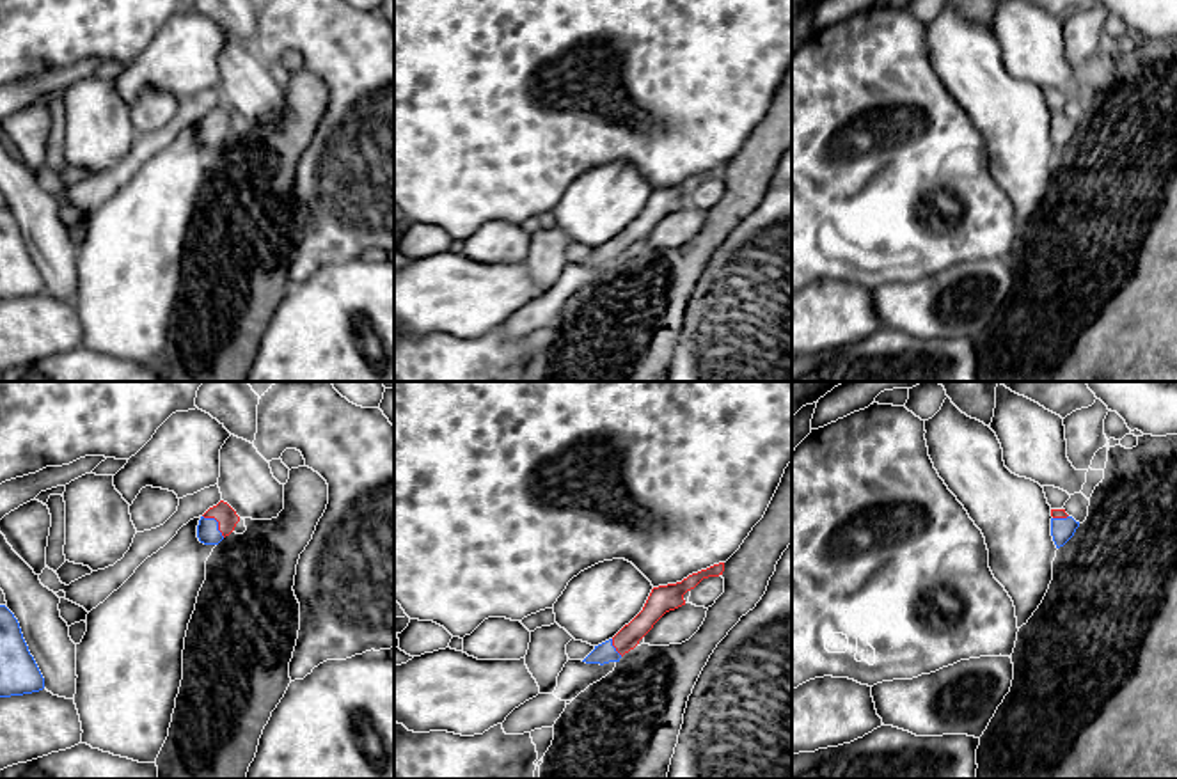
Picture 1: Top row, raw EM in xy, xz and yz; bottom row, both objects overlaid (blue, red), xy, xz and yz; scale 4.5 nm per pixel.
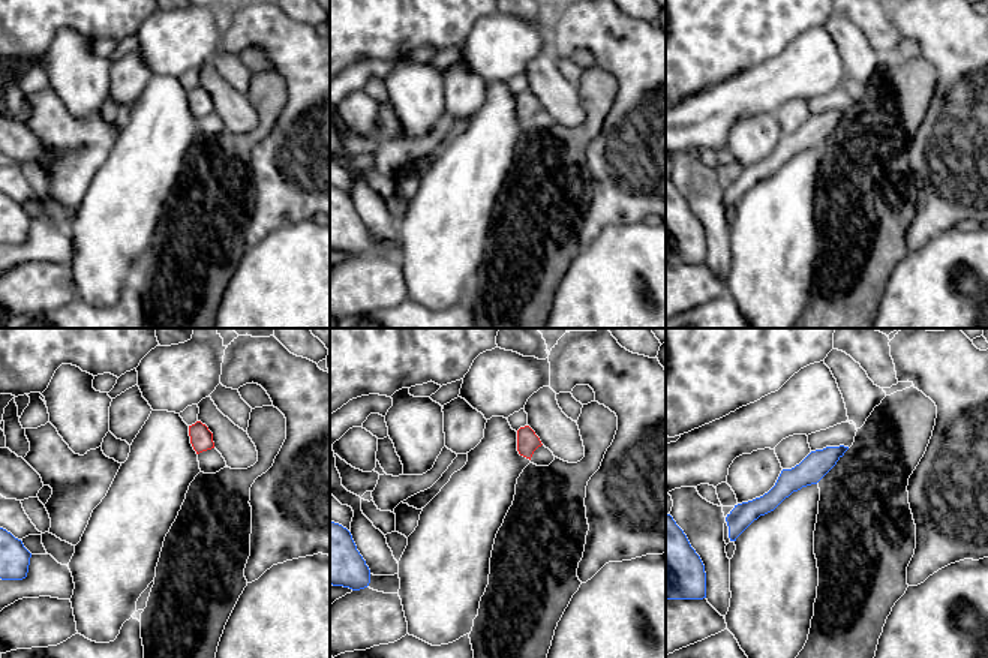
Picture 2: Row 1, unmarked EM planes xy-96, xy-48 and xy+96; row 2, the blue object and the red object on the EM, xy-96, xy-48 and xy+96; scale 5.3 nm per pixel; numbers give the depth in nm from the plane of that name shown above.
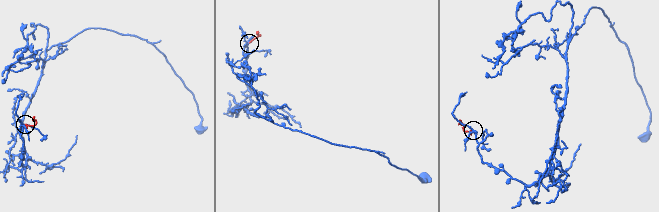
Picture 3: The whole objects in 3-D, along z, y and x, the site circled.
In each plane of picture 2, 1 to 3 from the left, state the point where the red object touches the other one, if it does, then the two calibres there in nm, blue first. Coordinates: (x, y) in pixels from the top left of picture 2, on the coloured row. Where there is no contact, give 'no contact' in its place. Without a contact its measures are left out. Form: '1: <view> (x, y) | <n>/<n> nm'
1: no contact
2: no contact
3: no contact

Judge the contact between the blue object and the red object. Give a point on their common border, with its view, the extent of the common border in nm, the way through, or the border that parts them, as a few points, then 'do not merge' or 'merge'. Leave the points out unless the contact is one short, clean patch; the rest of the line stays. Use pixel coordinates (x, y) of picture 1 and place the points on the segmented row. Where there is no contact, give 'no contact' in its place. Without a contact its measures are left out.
meets blue in xy at (217, 522); contact 140 nm long; runs through xy (208, 533), (217, 522), (226, 517); merge

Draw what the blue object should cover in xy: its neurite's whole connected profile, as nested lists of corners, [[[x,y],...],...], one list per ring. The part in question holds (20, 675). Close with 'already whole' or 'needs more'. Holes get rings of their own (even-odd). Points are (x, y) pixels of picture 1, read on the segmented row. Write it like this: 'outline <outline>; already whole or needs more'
outline [[[0,605],[0,697],[43,689],[44,678],[28,651],[18,619],[5,605]]]; already whole

